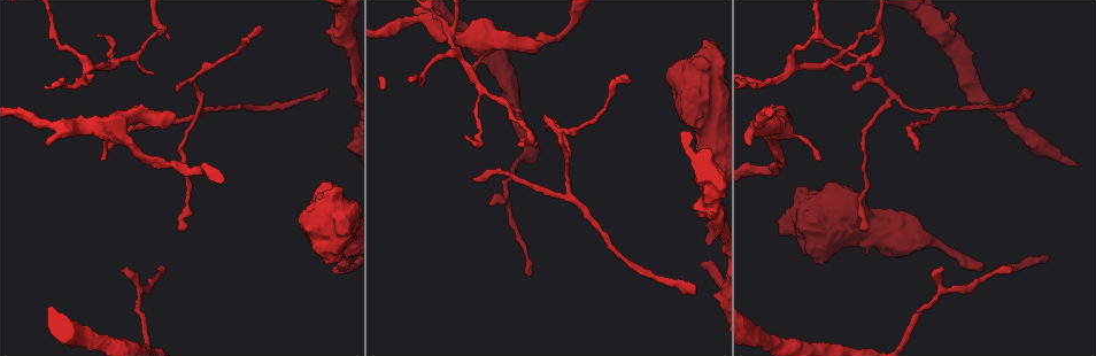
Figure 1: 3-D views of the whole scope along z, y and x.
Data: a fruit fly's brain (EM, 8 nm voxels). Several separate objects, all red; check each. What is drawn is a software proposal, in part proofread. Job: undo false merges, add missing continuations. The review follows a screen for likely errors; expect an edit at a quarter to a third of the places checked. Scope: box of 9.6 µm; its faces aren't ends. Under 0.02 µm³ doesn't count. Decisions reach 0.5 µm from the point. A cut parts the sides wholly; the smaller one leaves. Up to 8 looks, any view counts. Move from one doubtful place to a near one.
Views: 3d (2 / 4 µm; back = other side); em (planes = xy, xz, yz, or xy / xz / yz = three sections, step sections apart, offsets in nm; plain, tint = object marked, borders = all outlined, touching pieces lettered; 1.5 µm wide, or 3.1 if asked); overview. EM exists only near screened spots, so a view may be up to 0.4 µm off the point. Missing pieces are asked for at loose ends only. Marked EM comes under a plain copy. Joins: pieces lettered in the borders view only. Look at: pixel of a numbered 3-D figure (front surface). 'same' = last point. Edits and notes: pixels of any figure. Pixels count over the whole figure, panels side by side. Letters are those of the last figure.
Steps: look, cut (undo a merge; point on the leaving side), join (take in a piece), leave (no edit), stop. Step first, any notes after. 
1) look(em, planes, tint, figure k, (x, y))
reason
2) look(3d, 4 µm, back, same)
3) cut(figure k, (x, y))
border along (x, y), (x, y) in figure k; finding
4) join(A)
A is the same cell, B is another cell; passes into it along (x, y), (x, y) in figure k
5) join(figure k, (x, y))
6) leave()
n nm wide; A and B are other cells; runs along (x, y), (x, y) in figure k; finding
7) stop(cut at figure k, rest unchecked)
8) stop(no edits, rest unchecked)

look(em, xy, step 8, tint, figure 1, (629, 79))
thin end

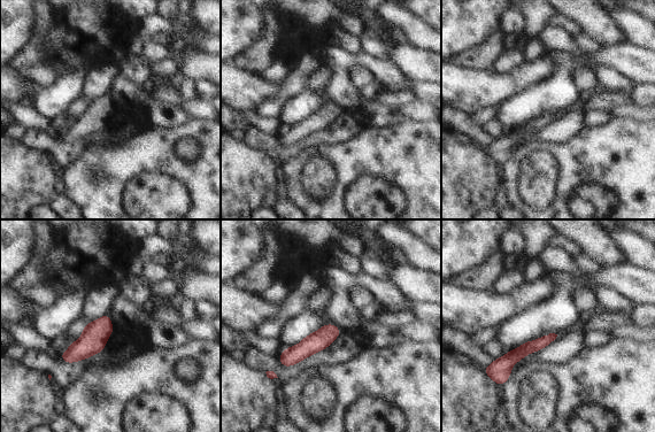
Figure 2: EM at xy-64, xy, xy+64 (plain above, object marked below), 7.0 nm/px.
look(em, xz, step 8, borders, same)

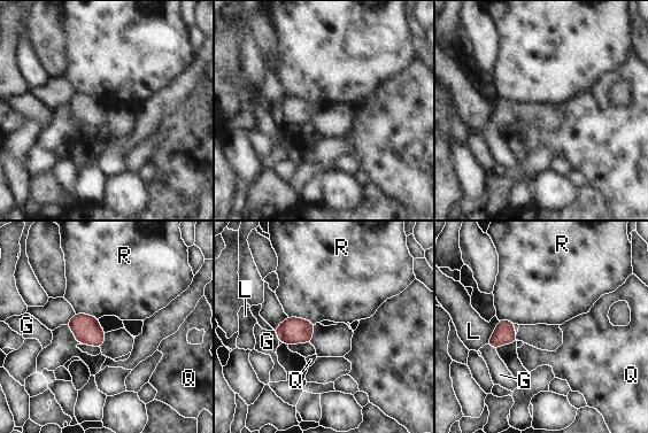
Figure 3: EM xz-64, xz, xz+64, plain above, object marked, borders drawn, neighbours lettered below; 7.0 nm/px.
leave()
G, L, Q and R are other cells; border along (288, 316), (306, 318), (315, 324) in figure 3; no lettered piece goes on from it

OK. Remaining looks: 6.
look(em, planes, borders, figure 1, (46, 143))
stops while still wide

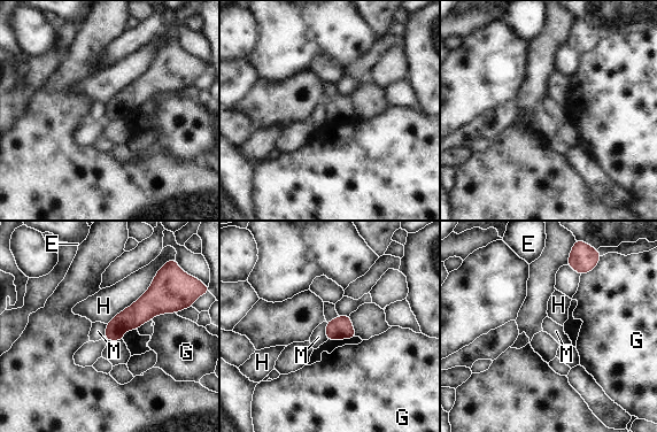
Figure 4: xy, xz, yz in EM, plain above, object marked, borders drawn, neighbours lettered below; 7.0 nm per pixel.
leave()
E, G, H and M are other cells; border along (325, 322), (326, 340) in figure 4; none of them fits

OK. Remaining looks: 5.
look(3d, 4 µm, figure 1, (475, 181))
long arm stops here

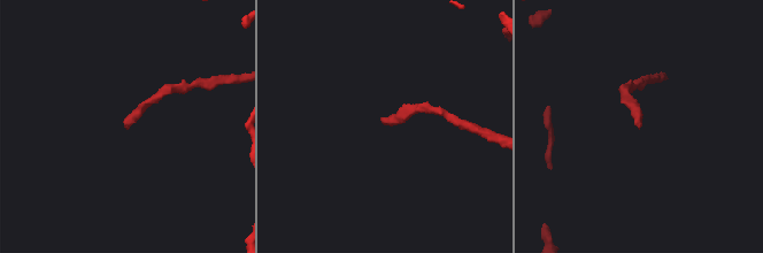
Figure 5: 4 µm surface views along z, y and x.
look(em, planes, borders, figure 5, (638, 127))
shape alone is not enough

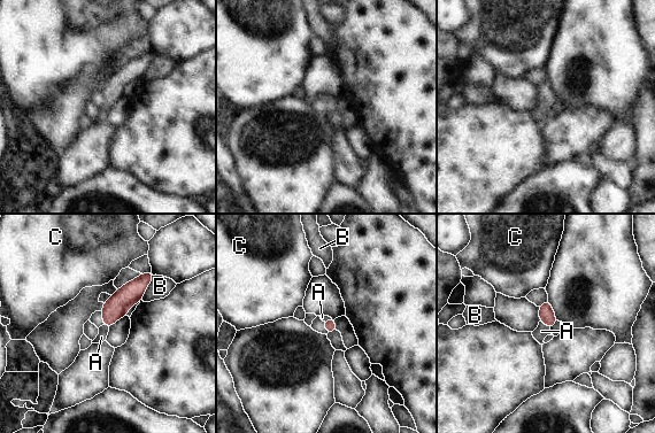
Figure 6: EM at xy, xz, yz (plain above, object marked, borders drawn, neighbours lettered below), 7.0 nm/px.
join(A)
A is the same cell, B and C are other cells; passes into it along (546, 314), (545, 323), (541, 331) in figure 6; it goes on there

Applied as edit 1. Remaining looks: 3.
stop(join at figure 6, rest unchecked)

